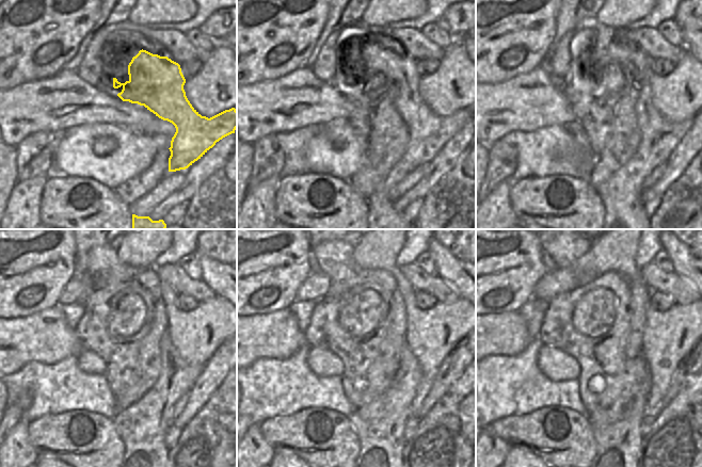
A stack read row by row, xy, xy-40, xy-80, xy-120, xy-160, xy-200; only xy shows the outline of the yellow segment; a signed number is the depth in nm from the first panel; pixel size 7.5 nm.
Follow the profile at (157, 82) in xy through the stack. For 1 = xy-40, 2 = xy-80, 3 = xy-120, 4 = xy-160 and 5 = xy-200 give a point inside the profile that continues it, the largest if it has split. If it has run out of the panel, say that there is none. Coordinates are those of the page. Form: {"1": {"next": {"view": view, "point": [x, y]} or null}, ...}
{"1": {"next": {"view": "xy-40", "point": [429, 132]}}, "2": {"next": {"view": "xy-80", "point": [622, 195]}}, "3": {"next": {"view": "xy-120", "point": [143, 425]}}, "4": {"next": {"view": "xy-160", "point": [380, 427]}}, "5": {"next": {"view": "xy-200", "point": [618, 444]}}}

